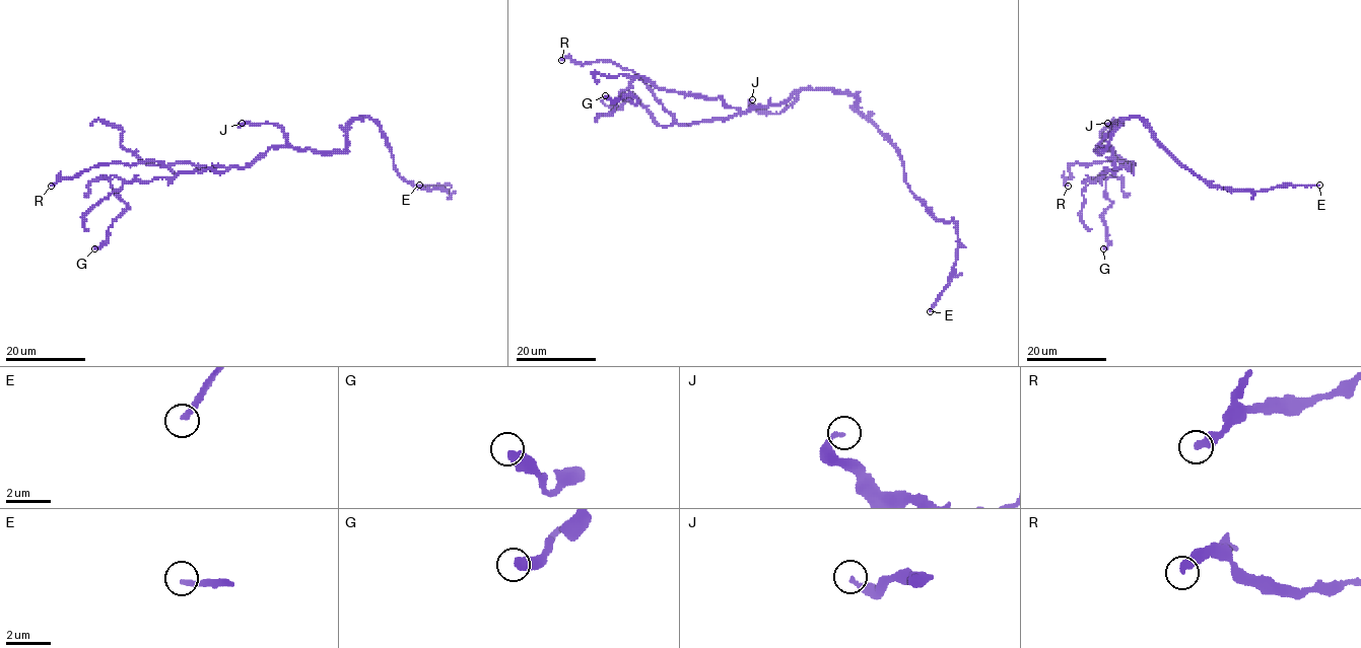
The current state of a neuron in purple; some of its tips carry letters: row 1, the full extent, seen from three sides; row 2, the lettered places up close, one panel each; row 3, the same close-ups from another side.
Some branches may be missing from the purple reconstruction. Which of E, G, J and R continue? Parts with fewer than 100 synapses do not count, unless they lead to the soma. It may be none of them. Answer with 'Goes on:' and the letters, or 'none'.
Goes on: E

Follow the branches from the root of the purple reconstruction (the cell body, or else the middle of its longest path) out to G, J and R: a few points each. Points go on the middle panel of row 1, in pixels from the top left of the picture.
G: (823, 89), (744, 113), (641, 76), (620, 93), (635, 104), (629, 93), (605, 95)
J: (823, 89), (802, 88), (796, 100), (778, 113), (759, 113), (750, 103), (752, 99)
R: (823, 89), (805, 88), (779, 103), (749, 109), (725, 118), (679, 124), (631, 70), (604, 60), (561, 60)

